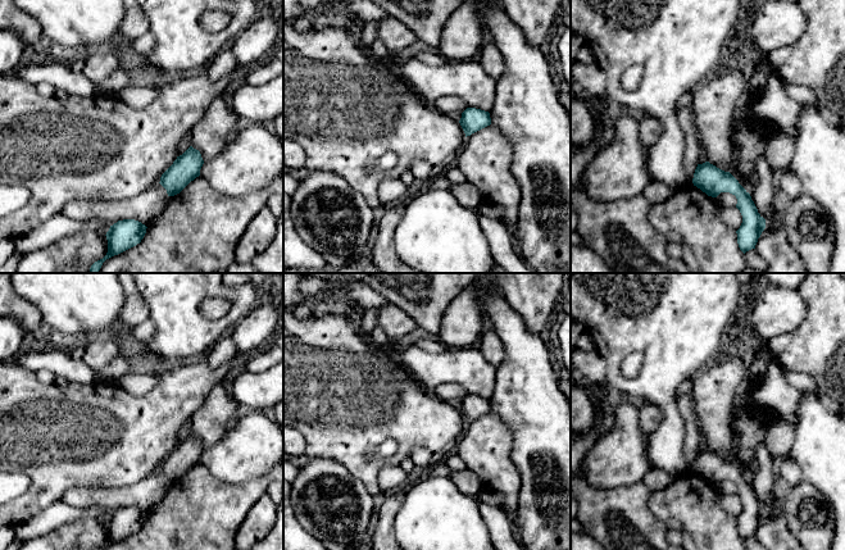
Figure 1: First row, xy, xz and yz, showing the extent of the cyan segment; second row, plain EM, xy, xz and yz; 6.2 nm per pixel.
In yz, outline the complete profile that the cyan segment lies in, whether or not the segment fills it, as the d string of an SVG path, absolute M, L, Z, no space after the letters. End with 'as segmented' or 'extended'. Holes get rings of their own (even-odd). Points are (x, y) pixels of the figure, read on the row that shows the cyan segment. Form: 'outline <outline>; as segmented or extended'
outline M705 162L698 164L692 183L712 197L717 197L721 192L730 192L736 196L736 208L742 215L742 223L736 231L739 247L744 254L755 249L758 238L766 228L766 219L758 213L750 194L739 181L730 172Z; as segmented

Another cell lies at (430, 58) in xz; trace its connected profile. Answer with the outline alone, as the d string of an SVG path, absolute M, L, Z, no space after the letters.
M433 50L421 51L414 58L430 67L440 67L450 63L445 56L439 55Z

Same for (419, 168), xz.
M414 160L410 165L414 178L431 179L432 165L424 160Z

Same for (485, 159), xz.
M492 124L472 133L465 137L463 146L455 155L455 167L465 176L465 182L472 183L477 187L478 192L482 195L483 201L492 203L499 205L503 209L503 215L500 221L505 227L509 227L514 231L514 242L515 242L515 229L518 222L518 206L521 201L521 188L515 181L512 172L512 158L513 158L513 145L509 138Z

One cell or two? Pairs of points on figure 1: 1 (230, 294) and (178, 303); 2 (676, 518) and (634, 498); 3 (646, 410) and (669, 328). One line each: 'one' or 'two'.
1: one
2: two
3: two

